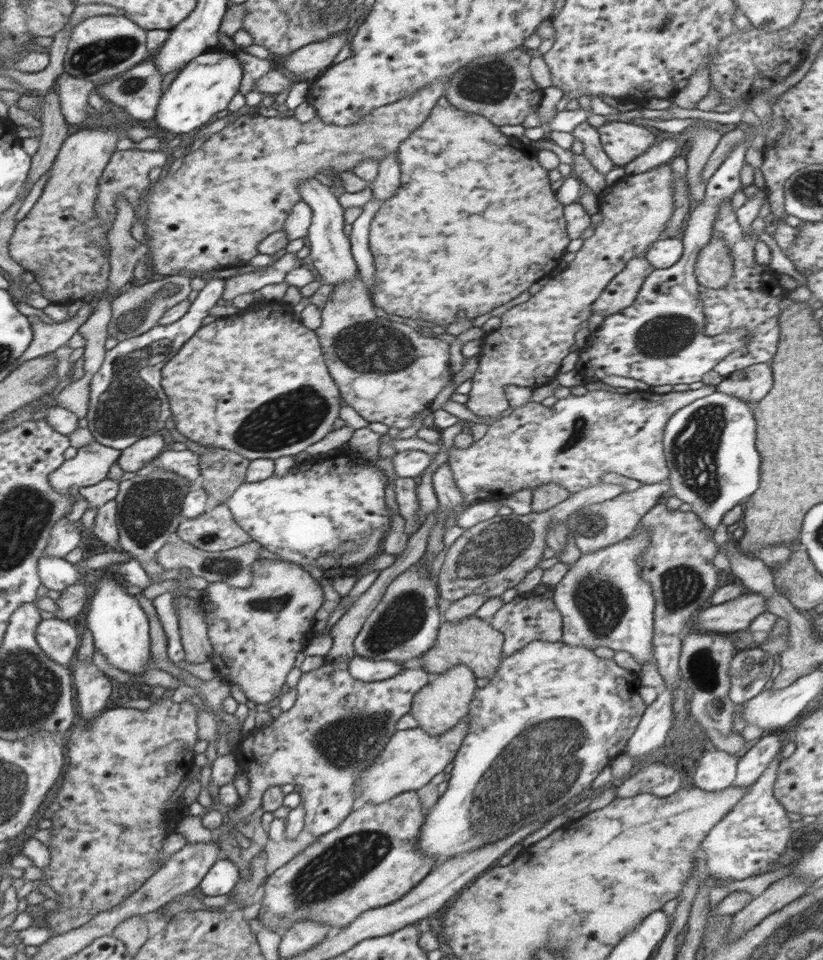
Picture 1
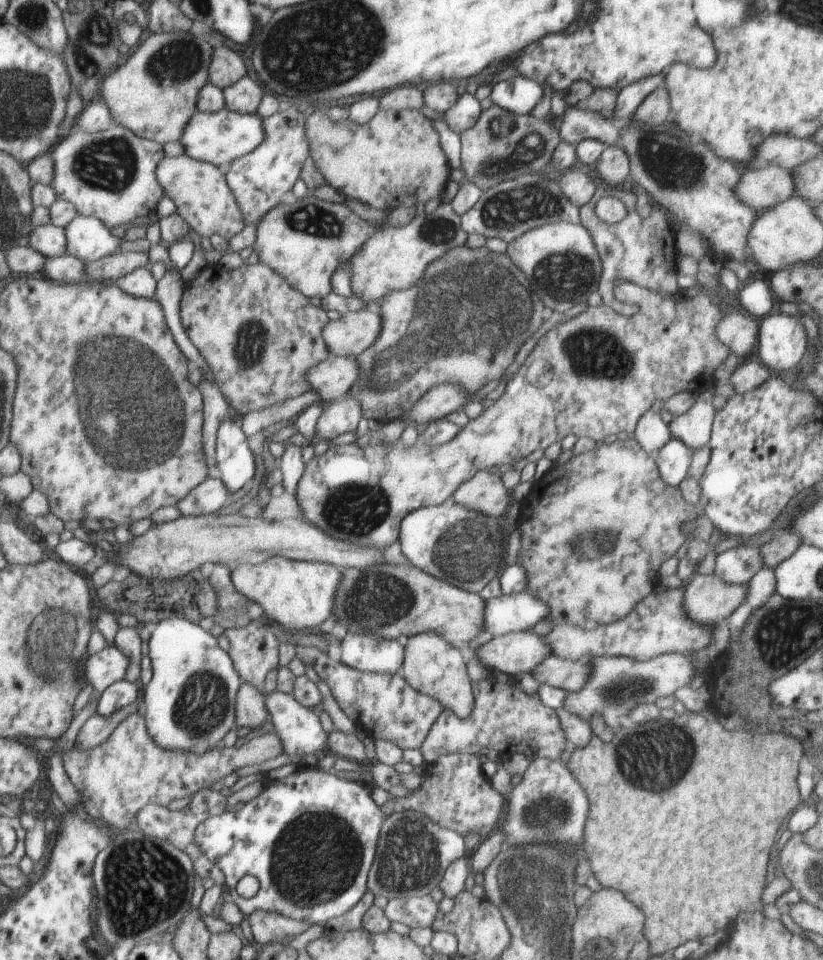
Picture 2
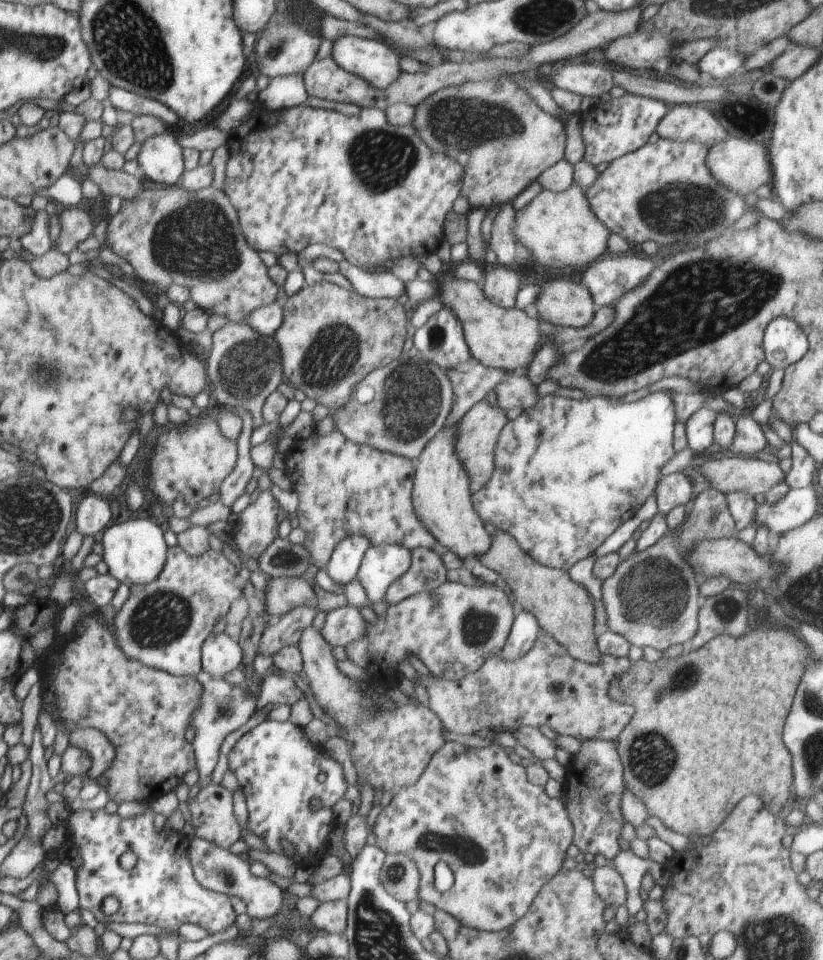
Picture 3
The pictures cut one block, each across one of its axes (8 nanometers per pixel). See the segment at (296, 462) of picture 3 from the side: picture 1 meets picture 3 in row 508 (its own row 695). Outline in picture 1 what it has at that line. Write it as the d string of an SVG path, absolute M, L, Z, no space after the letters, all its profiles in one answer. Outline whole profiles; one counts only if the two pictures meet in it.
M326 662L321 668L312 670L306 674L300 676L300 681L296 685L297 697L294 705L288 711L282 711L280 715L273 719L272 724L269 724L264 730L252 733L246 740L240 742L238 748L234 750L235 759L237 760L240 770L248 771L249 778L249 791L247 797L244 800L239 800L235 809L238 812L238 818L236 822L242 820L242 818L252 815L258 807L261 806L261 800L264 791L269 786L282 786L283 784L298 784L301 786L301 804L306 812L304 830L308 831L315 837L322 836L327 832L334 830L346 817L352 812L354 806L355 788L357 787L357 780L364 770L370 768L371 764L375 761L375 758L380 754L380 751L386 746L386 743L390 740L390 737L397 731L397 720L408 714L411 711L411 701L413 696L430 682L430 676L424 668L412 668L412 670L402 670L400 674L388 678L388 680L380 680L378 682L362 682L358 679L354 679L350 673L348 673L347 664L344 663L332 663Z

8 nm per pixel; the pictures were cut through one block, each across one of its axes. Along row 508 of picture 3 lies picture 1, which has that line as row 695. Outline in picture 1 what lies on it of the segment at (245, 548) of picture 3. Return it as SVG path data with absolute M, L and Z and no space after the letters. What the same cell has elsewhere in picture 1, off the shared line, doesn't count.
M260 559L254 562L252 582L248 588L228 587L224 581L204 585L208 602L217 604L218 611L206 613L208 636L213 648L210 661L214 664L217 677L236 684L246 695L249 703L271 705L276 702L286 684L288 673L294 668L296 654L302 651L313 635L314 614L318 612L325 596L320 583L296 563Z

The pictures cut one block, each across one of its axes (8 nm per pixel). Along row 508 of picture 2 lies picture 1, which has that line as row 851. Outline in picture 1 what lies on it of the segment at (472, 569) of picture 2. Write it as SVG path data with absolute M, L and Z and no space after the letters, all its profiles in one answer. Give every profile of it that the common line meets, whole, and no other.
M533 640L510 656L504 656L498 671L490 678L488 684L483 688L477 687L476 689L469 708L469 729L453 760L454 767L450 772L450 779L447 781L447 789L439 796L436 804L429 809L423 826L420 827L419 839L417 840L419 851L427 854L427 856L435 856L434 868L438 867L440 863L456 856L457 853L468 852L469 849L477 848L480 845L496 843L496 841L516 833L525 825L540 821L544 816L549 816L551 812L564 808L565 805L572 805L574 796L586 795L592 782L604 766L609 765L614 758L624 752L626 743L635 733L641 716L648 708L648 704L643 701L639 694L641 685L638 674L620 668L614 660L598 658L593 650L583 646L568 646L561 640L558 642Z

